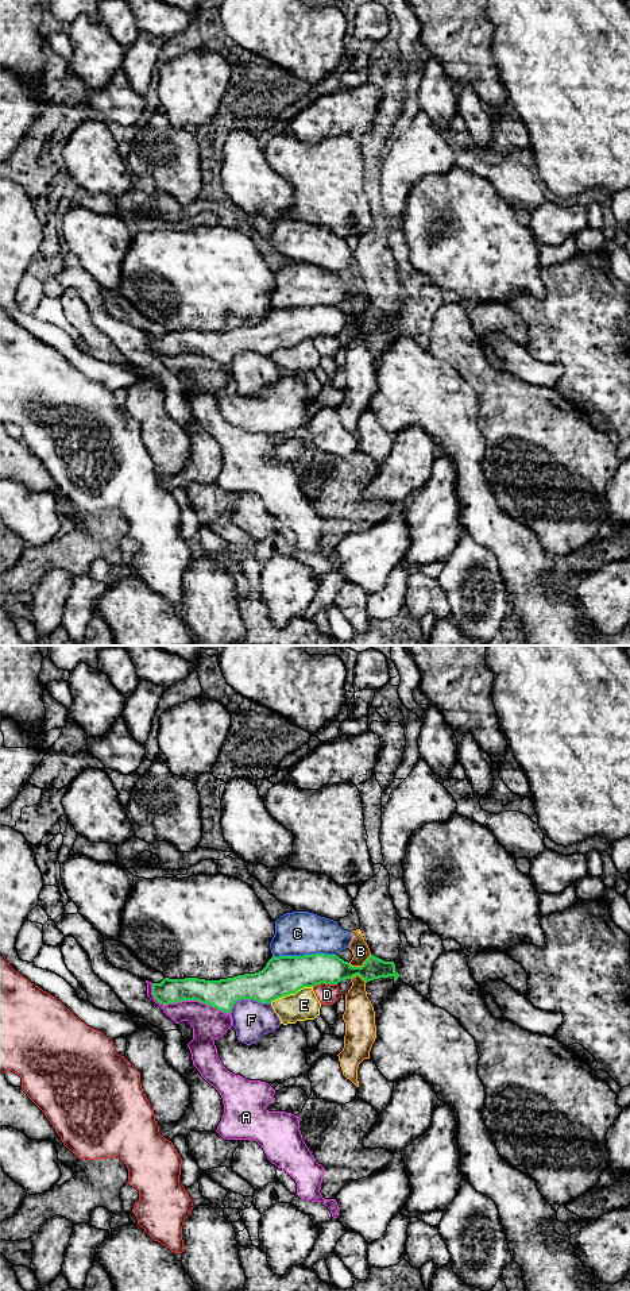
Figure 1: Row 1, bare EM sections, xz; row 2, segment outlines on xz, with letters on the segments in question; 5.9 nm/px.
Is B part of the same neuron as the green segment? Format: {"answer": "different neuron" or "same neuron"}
{"answer": "different neuron"}

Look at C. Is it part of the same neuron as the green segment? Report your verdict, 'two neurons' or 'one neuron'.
two neurons

